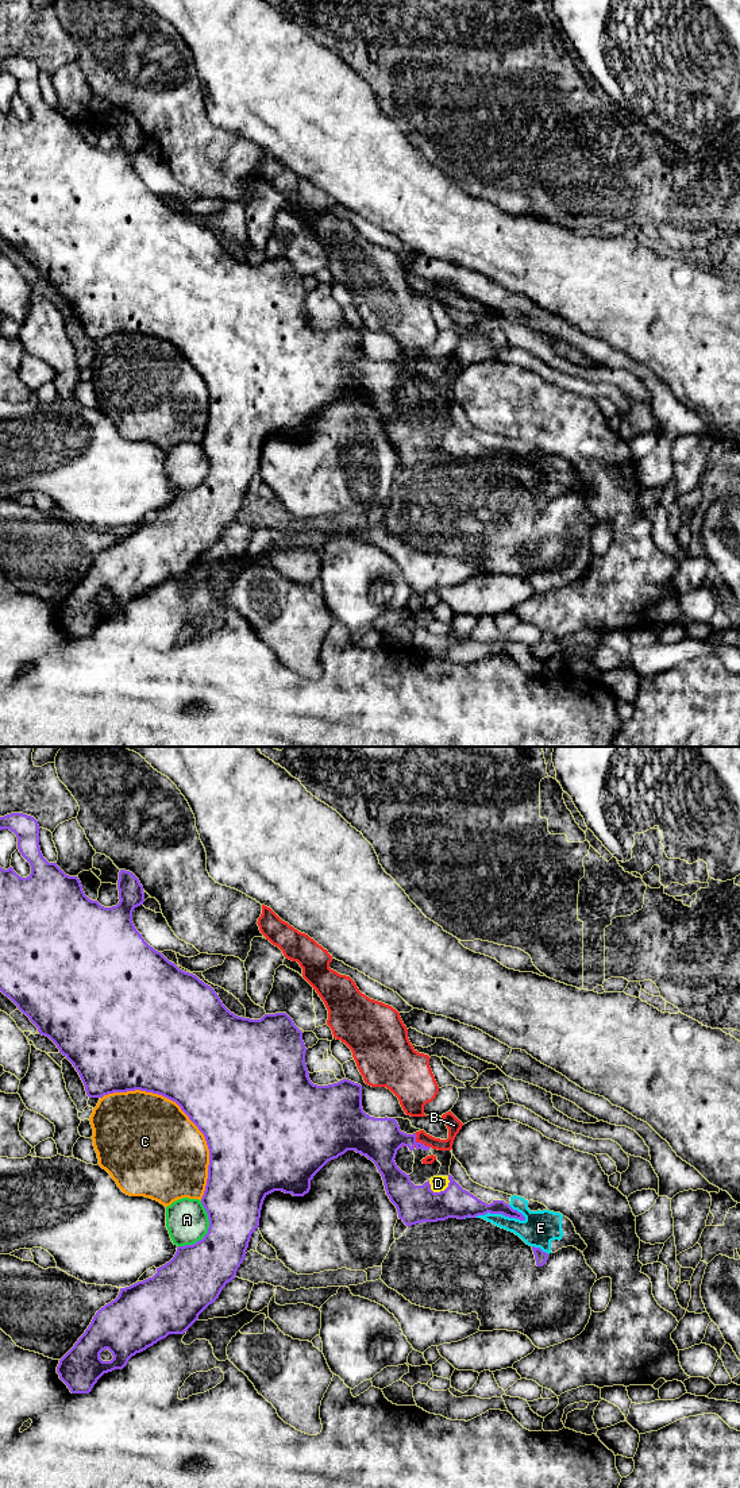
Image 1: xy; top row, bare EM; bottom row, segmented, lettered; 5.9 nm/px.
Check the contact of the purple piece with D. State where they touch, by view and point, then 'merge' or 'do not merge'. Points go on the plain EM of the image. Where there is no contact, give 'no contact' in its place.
contact xy (444, 434); do not merge

